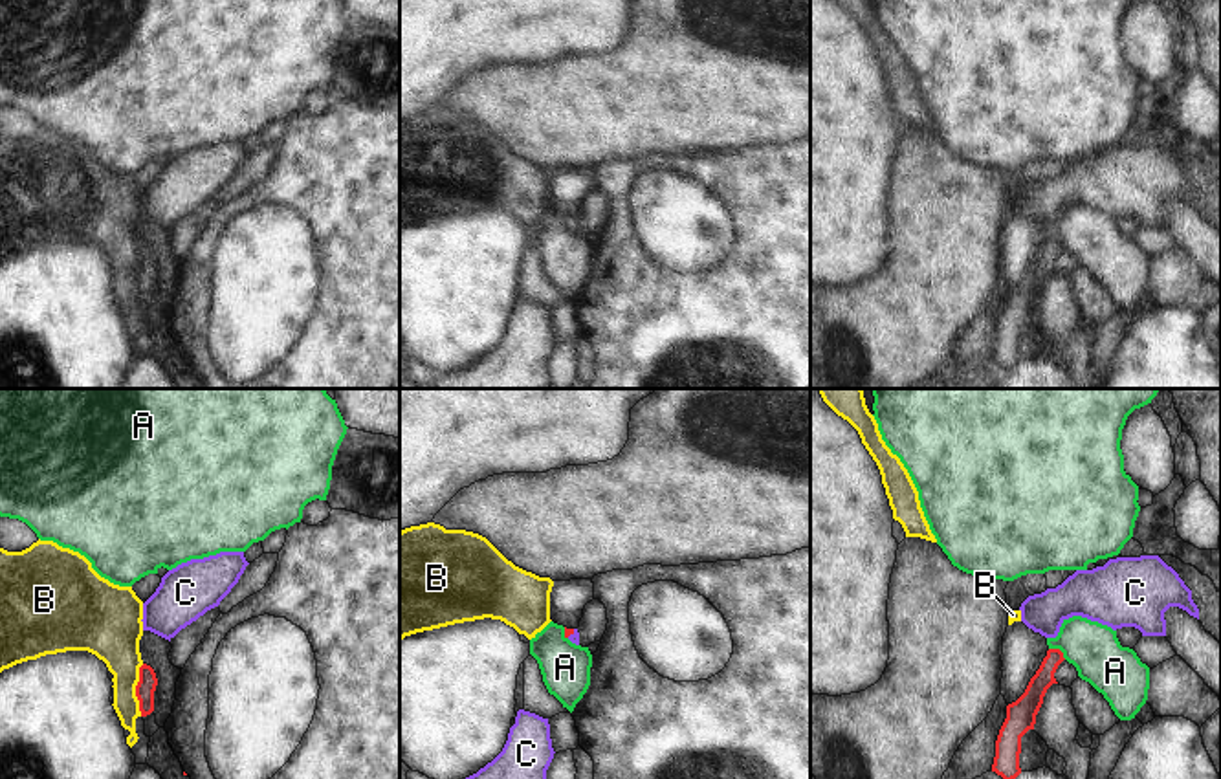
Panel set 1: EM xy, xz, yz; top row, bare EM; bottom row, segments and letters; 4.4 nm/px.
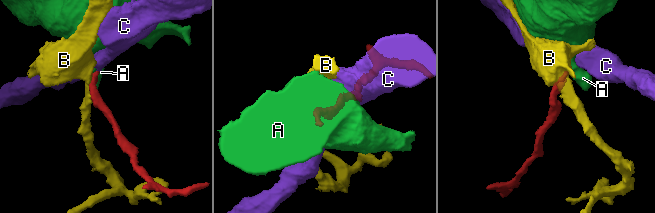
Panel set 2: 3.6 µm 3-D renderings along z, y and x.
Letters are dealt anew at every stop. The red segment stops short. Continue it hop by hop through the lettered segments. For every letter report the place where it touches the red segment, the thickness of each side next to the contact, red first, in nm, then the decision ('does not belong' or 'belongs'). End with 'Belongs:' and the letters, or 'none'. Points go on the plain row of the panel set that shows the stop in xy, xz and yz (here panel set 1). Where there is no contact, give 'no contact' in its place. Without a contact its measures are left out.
A: yz (1058, 239) | 90/220 nm | does not belong
B: xy (136, 279) | 90/220 nm | does not belong
C: xz (571, 222) | 30/50 nm | belongs
Belongs: C

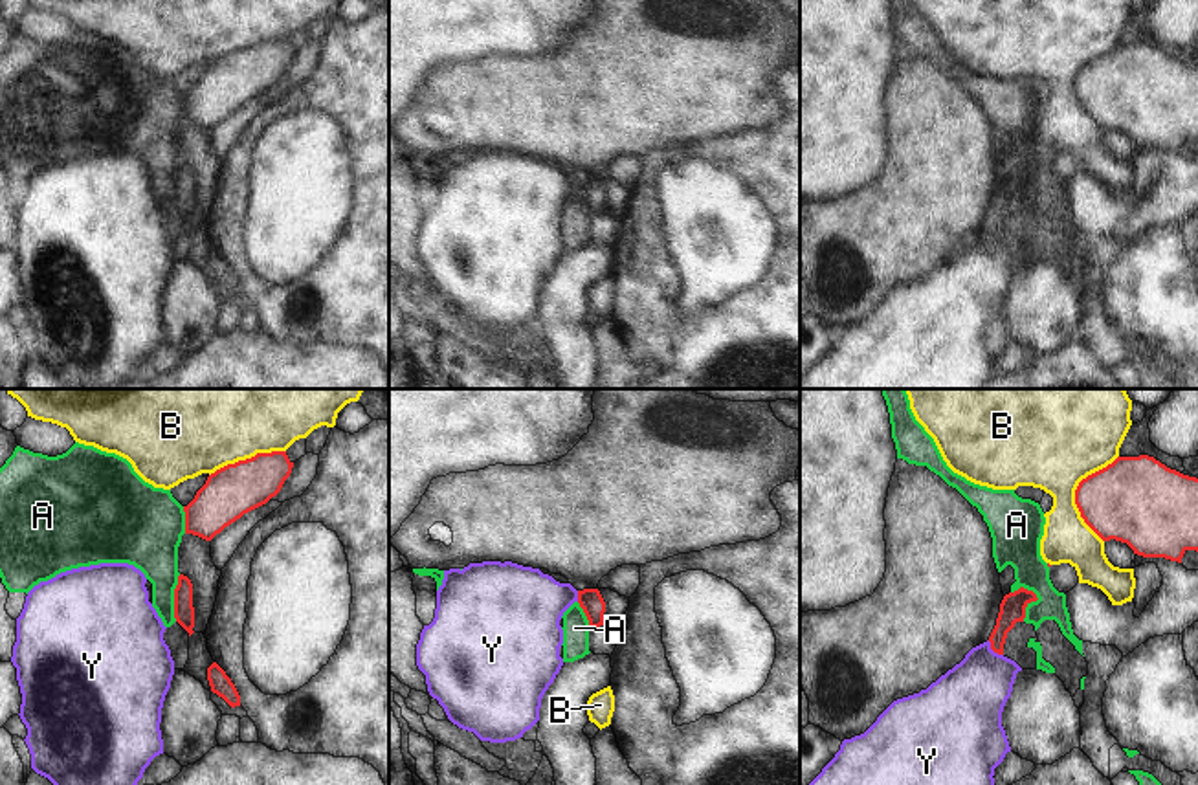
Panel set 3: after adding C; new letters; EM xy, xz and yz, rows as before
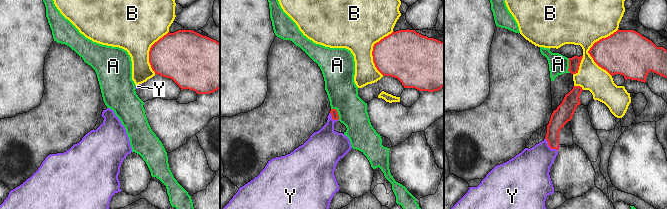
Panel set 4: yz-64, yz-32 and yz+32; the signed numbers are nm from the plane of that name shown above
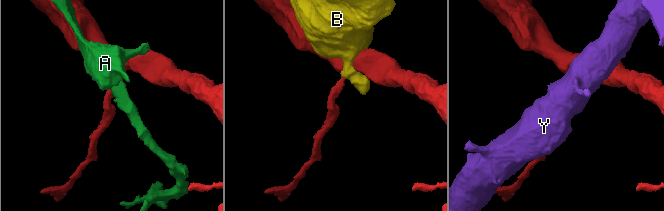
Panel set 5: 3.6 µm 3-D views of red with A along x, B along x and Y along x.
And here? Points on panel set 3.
A: yz (1033, 189) | 110/190 nm | does not belong
B: yz (1075, 83) | 380/360 nm | does not belong
Y: yz (993, 239) | 110/300 nm | does not belong
Belongs: none

